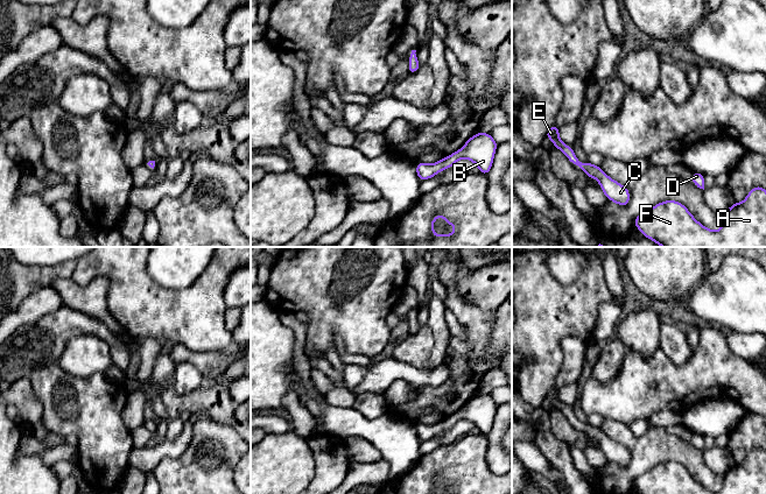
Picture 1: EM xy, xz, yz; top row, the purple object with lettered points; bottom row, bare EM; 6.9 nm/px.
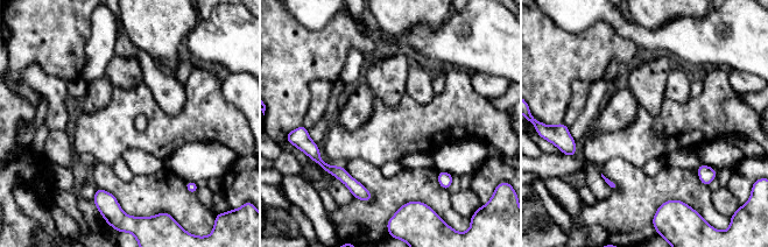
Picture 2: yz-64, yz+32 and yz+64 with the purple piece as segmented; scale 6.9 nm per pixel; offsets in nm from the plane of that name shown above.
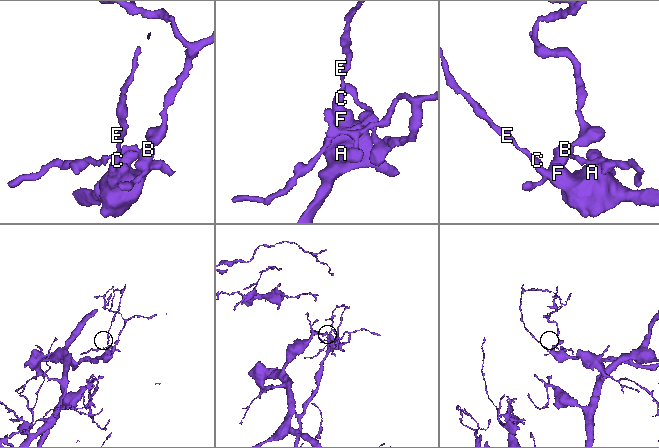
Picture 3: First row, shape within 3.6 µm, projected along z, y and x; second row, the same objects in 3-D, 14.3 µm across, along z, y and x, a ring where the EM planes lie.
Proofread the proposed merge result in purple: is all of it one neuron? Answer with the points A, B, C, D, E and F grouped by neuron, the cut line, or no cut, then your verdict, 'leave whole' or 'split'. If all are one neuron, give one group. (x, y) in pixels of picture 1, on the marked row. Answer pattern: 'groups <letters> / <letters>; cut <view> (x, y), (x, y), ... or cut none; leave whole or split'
groups A B C D E F; cut none; leave whole

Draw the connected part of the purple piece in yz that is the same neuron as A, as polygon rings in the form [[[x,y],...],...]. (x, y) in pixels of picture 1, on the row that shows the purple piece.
[[[754,186],[744,202],[729,207],[718,231],[710,231],[701,225],[687,207],[676,200],[659,203],[638,216],[634,225],[647,239],[663,247],[766,247],[766,190]]]

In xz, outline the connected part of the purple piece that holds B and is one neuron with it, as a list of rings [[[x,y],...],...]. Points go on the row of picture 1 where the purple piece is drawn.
[[[479,132],[470,137],[462,149],[440,160],[434,164],[423,162],[416,163],[416,172],[420,181],[426,181],[434,177],[441,170],[452,167],[458,160],[471,160],[483,175],[487,175],[494,158],[494,150],[498,143],[491,137],[489,133]]]

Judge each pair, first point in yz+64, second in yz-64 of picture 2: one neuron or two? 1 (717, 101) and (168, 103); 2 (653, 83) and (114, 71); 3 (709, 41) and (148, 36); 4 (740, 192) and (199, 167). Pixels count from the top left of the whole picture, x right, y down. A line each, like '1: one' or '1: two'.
1: two
2: one
3: two
4: two

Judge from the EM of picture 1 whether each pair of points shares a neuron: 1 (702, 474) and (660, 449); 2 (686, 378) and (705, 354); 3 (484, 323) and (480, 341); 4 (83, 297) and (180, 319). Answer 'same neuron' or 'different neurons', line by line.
1: same neuron
2: same neuron
3: same neuron
4: different neurons

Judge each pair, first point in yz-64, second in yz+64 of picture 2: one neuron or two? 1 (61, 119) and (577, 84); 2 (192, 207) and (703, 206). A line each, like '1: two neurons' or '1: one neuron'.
1: one neuron
2: one neuron

